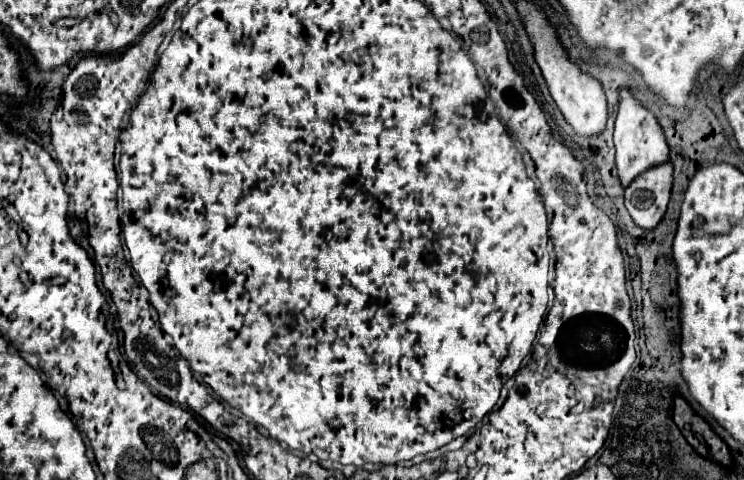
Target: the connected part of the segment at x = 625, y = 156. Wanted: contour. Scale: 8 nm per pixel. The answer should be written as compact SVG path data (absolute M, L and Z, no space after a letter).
M628 88L620 90L614 144L616 144L616 168L618 168L618 176L620 176L620 182L624 188L640 172L668 160L668 142L666 142L666 136L664 136L664 130L662 130L658 118Z

